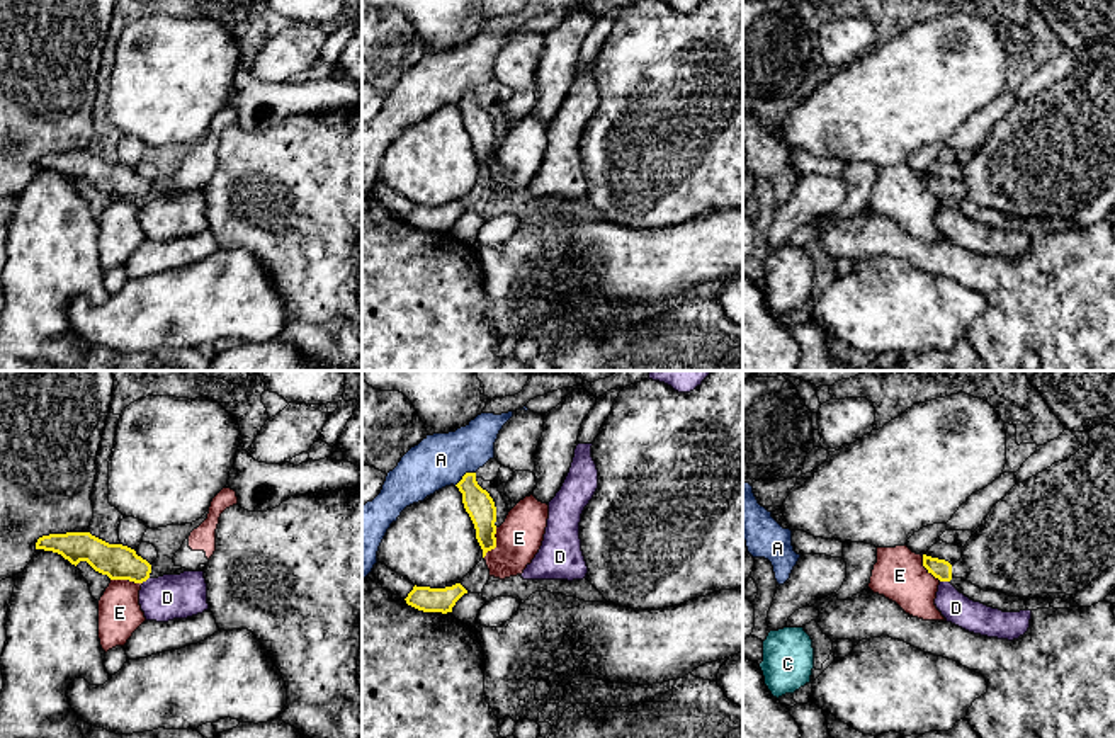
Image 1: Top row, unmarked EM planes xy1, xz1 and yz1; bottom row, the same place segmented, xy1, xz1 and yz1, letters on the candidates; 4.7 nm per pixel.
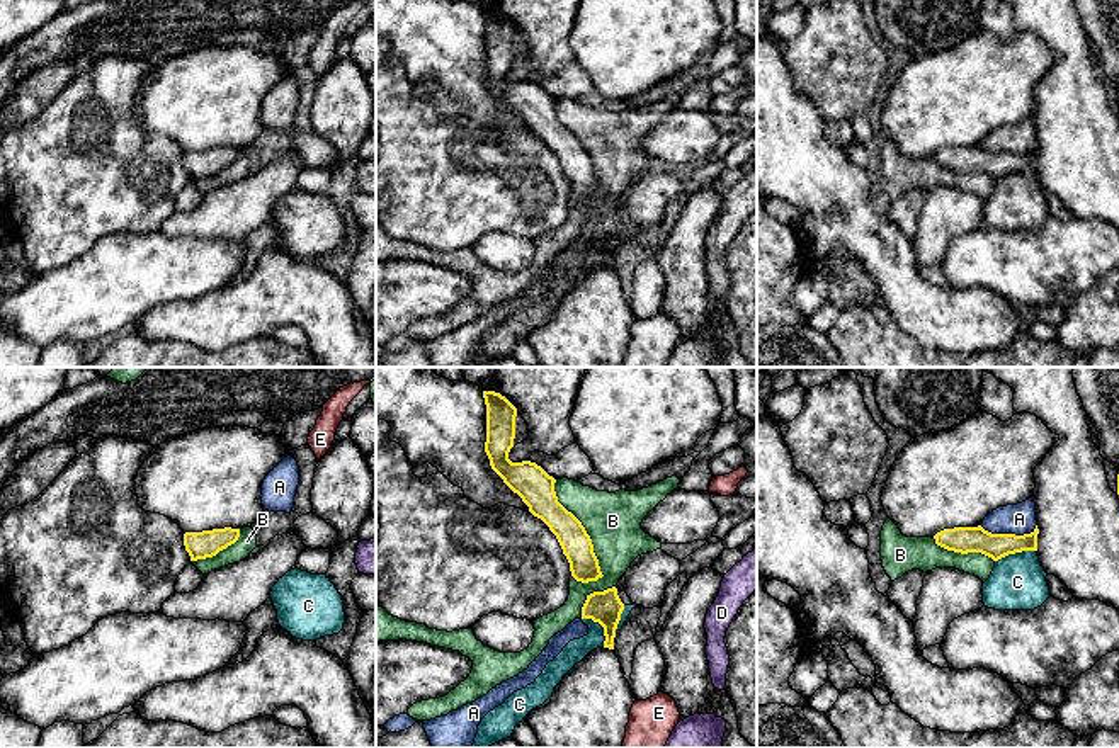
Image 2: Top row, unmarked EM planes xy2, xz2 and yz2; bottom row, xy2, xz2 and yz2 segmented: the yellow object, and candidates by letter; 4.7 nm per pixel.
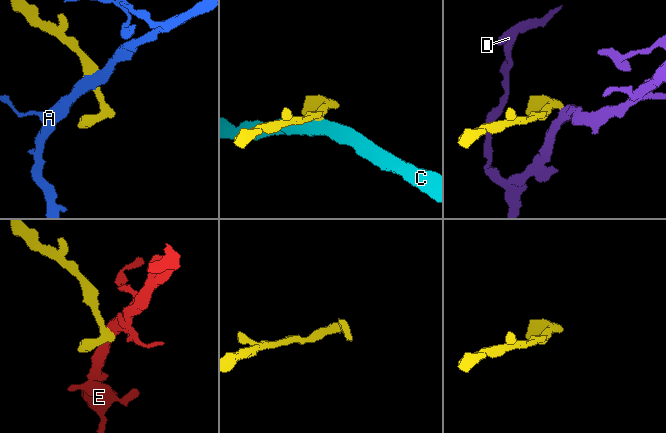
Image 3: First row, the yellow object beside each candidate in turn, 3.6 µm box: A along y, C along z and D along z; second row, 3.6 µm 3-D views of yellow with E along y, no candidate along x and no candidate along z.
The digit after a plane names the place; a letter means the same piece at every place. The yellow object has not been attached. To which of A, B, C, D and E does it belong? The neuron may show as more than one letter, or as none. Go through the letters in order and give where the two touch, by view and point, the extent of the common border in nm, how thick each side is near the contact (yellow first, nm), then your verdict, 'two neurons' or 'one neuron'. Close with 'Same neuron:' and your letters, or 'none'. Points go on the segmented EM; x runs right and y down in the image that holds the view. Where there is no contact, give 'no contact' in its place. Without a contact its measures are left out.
A: meets yellow in yz2 at (1009, 534); contact 280 nm long; 130 nm thick on the yellow side, 150 nm on the other; two neurons
B: meets yellow in xz2 at (585, 531); contact 500 nm long; 150 nm thick on the yellow side, 260 nm on the other; two neurons
C: meets yellow in yz2 at (1016, 551); contact 200 nm long; 130 nm thick on the yellow side, 260 nm on the other; two neurons
D: meets yellow in yz1 at (945, 580); contact 50 nm long; 90 nm thick on the yellow side, 150 nm on the other; two neurons
E: meets yellow in xz1 at (495, 543); contact 160 nm long; 140 nm thick on the yellow side, 220 nm on the other; two neurons
Same neuron: none

